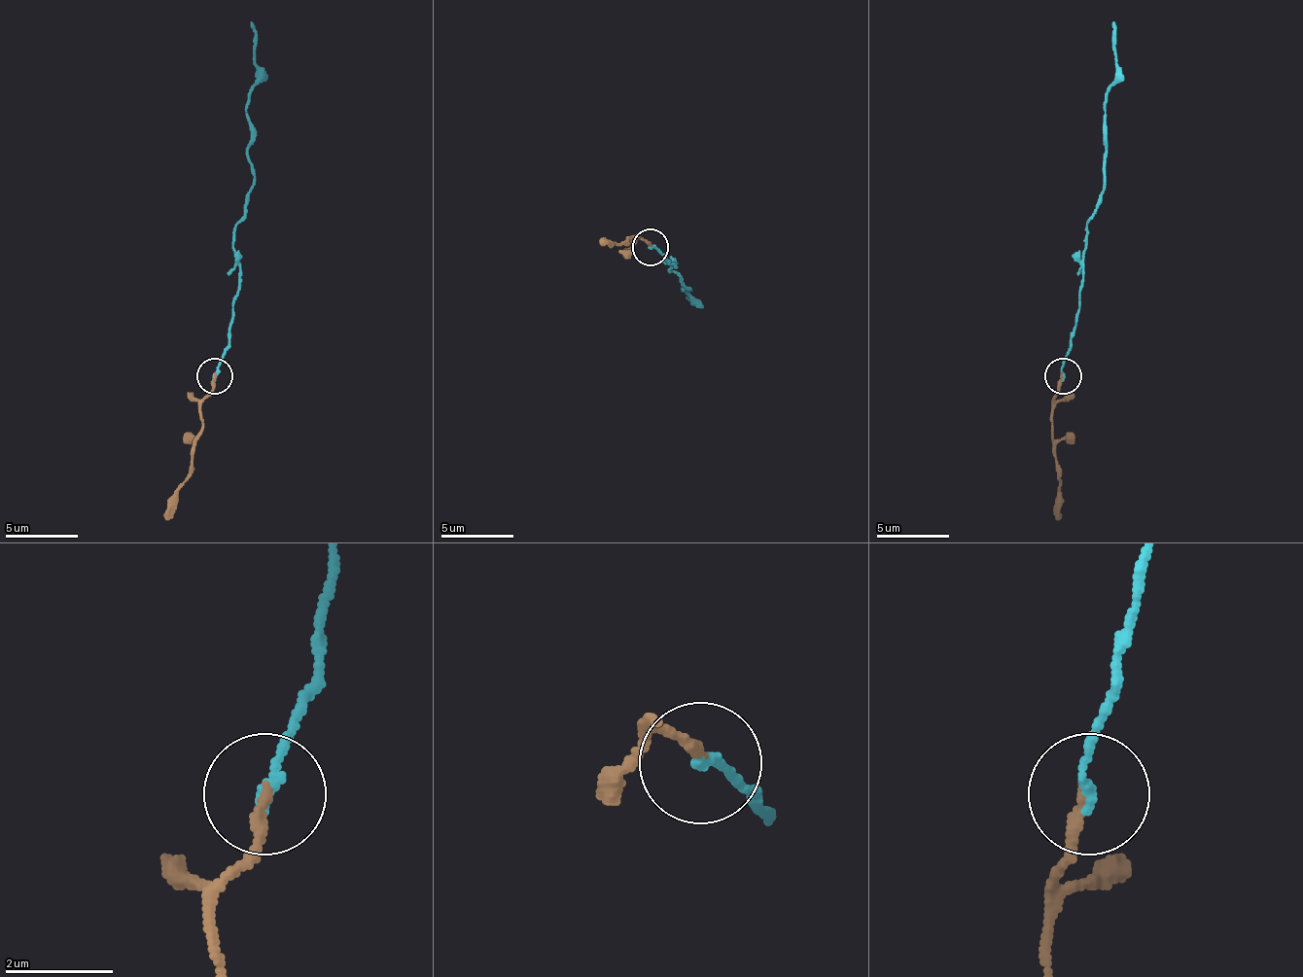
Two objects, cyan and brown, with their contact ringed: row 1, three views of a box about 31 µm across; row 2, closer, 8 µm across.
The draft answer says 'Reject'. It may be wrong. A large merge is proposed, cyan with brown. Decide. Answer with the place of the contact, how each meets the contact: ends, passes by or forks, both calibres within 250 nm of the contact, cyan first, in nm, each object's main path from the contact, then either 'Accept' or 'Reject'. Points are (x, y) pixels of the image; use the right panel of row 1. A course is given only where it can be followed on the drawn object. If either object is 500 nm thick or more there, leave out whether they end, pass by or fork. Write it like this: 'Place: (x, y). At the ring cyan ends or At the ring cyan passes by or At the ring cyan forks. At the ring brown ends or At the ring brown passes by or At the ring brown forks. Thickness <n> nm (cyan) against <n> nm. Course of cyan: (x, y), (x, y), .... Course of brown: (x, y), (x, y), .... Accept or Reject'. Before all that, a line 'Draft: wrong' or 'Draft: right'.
Draft: wrong
Place: (1063, 375). At the ring cyan ends. At the ring brown ends. Thickness 220 nm (cyan) against 200 nm. Course of cyan: (1064, 376), (1060, 366), (1072, 344), (1082, 282), (1086, 224), (1104, 187), (1104, 103), (1118, 78), (1111, 22). Course of brown: (1060, 376), (1060, 395), (1053, 405), (1057, 519). Accept

